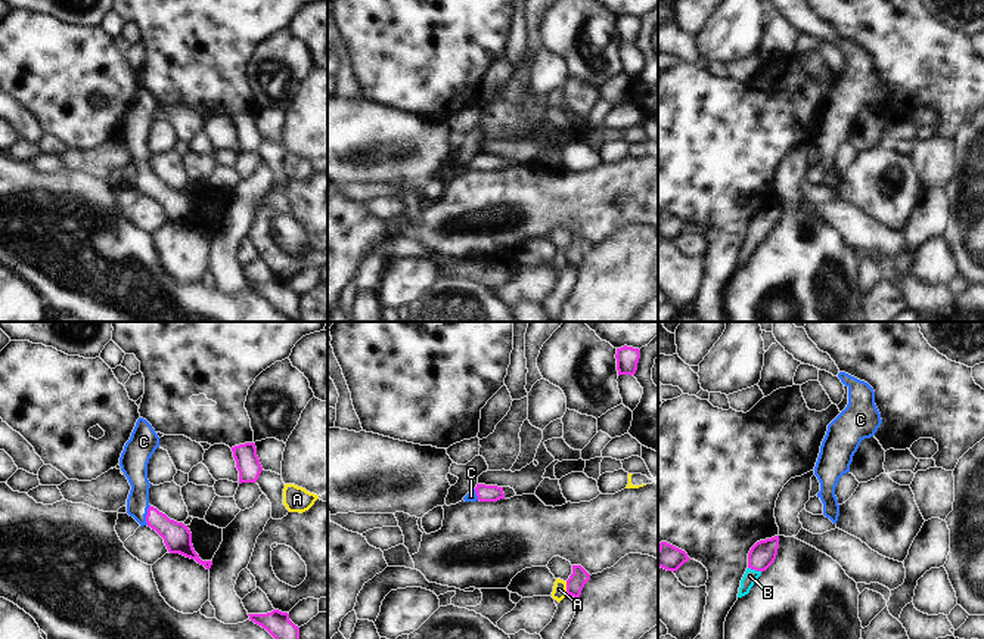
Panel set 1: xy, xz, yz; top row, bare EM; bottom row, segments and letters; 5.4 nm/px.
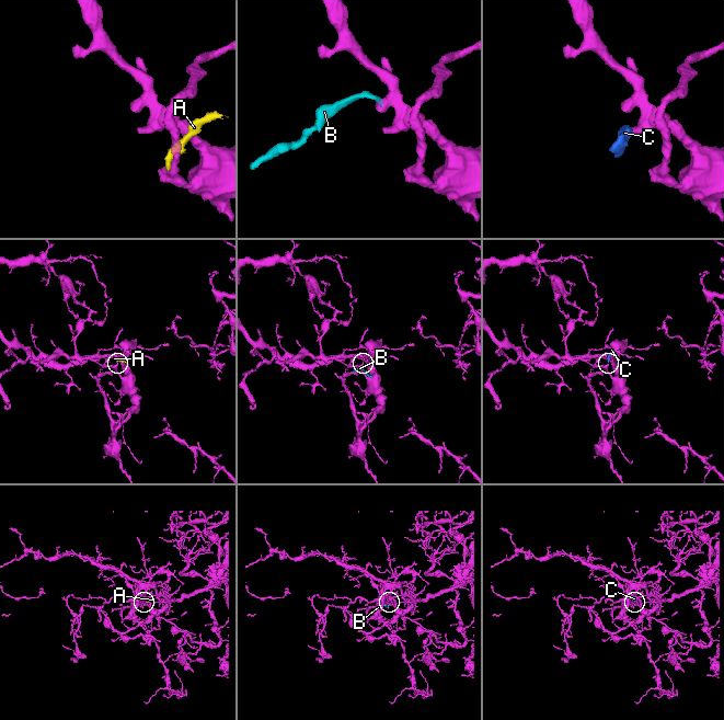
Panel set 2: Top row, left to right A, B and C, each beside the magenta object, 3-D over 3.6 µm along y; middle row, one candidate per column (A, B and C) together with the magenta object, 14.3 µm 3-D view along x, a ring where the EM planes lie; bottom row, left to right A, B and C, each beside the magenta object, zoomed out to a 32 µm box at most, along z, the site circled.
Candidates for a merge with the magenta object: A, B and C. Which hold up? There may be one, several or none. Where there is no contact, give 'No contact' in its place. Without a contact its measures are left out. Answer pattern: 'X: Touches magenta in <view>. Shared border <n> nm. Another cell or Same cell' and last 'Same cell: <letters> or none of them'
A: Touches magenta in xz. Shared border 60 nm. Another cell
B: Touches magenta in yz. Shared border 80 nm. Same cell
C: Touches magenta in xy. Shared border 110 nm. Same cell
Same cell: B, C.

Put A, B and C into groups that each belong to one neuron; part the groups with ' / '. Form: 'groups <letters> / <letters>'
groups A / B C

